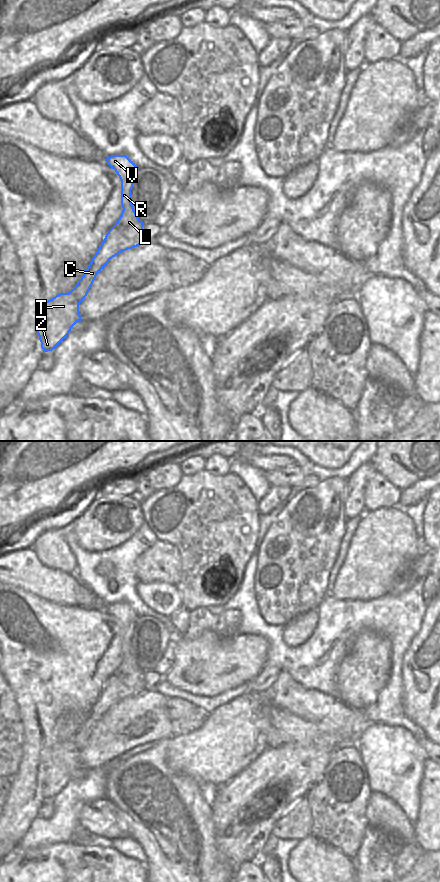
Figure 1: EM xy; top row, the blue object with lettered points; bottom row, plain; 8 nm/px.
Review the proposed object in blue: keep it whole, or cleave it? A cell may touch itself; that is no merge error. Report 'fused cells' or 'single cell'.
fused cells

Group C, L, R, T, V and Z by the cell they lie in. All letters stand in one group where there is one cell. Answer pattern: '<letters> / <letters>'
C T Z / L R V

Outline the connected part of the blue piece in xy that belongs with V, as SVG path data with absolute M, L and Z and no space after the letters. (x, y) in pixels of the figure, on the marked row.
M126 155L107 157L107 164L115 170L121 180L121 216L113 227L116 227L128 239L136 239L137 245L143 240L143 225L139 220L131 202L131 190L135 182L137 166Z

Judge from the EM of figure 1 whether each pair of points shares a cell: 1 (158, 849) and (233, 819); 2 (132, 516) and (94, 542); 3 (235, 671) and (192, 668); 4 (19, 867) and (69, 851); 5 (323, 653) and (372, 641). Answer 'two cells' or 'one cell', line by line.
1: two cells
2: one cell
3: one cell
4: one cell
5: two cells

